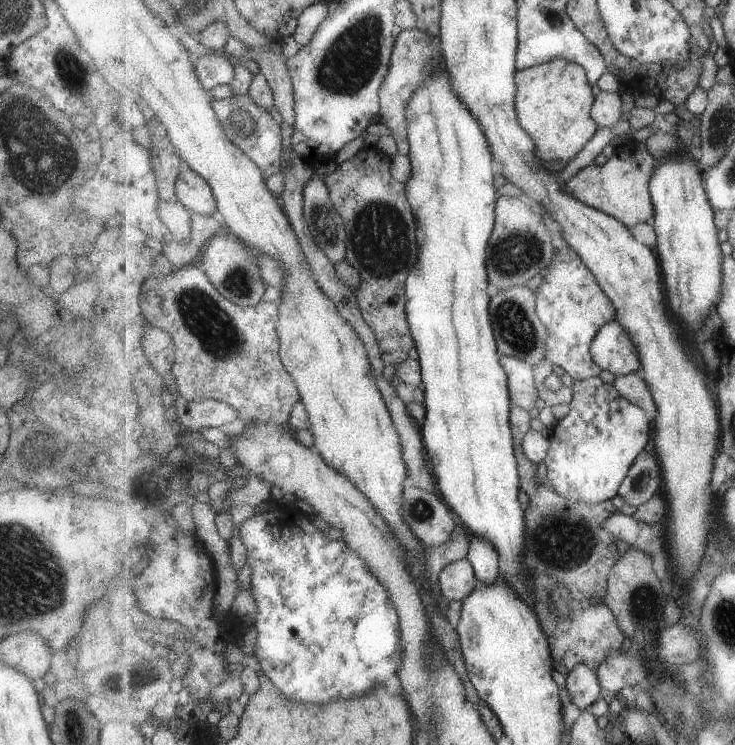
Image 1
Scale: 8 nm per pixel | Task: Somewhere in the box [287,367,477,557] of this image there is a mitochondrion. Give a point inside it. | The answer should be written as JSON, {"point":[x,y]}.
{"point":[419,509]}

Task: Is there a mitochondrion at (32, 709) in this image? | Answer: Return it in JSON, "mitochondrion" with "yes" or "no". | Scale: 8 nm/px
{"mitochondrion":"no"}

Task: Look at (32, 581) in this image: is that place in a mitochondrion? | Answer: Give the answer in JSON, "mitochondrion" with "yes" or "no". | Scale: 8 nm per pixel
{"mitochondrion":"yes"}

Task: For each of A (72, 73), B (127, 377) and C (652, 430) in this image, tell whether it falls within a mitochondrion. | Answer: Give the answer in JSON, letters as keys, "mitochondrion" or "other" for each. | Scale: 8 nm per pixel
{"A":"mitochondrion","B":"other","C":"other"}

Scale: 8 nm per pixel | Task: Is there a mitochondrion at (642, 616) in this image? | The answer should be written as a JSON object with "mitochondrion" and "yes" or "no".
{"mitochondrion":"yes"}

